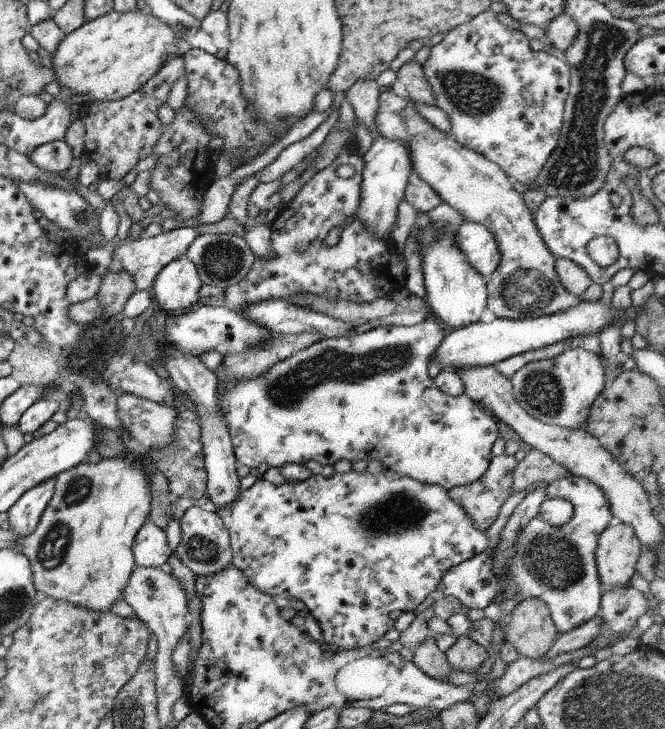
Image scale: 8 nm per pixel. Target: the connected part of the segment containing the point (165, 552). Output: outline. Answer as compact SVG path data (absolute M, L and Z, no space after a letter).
M145 520L137 531L131 550L135 566L143 568L159 567L173 554L167 547L164 530L150 520Z

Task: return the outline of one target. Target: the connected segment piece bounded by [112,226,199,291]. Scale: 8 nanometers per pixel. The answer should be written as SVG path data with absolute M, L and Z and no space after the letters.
M197 226L181 227L159 233L148 238L135 238L133 241L118 240L116 247L112 251L112 258L119 260L123 271L131 275L137 291L149 291L155 275L173 259L185 254L193 239L199 236Z

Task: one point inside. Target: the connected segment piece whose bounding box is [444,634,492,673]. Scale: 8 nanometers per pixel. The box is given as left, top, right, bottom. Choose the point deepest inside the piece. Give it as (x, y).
(465, 655)

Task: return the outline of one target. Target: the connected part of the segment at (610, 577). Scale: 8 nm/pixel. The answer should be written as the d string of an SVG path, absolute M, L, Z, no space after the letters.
M621 522L607 525L599 533L594 559L602 590L627 584L634 573L639 548L641 543L631 525Z

